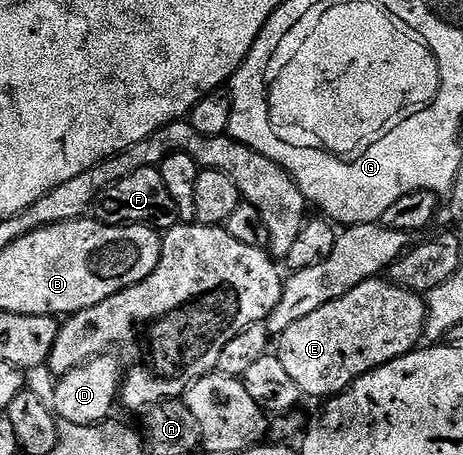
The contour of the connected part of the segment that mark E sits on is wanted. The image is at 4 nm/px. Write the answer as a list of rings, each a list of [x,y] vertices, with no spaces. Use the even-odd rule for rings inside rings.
[[[379,276],[366,283],[358,283],[358,287],[354,287],[354,291],[346,291],[342,299],[334,299],[334,303],[326,303],[326,307],[318,307],[318,311],[306,315],[306,319],[298,319],[294,327],[286,327],[286,331],[278,337],[280,341],[278,356],[282,367],[286,367],[290,379],[298,383],[301,394],[305,398],[331,399],[362,375],[413,352],[421,344],[424,324],[427,321],[428,307],[421,294],[403,289],[401,285]]]

